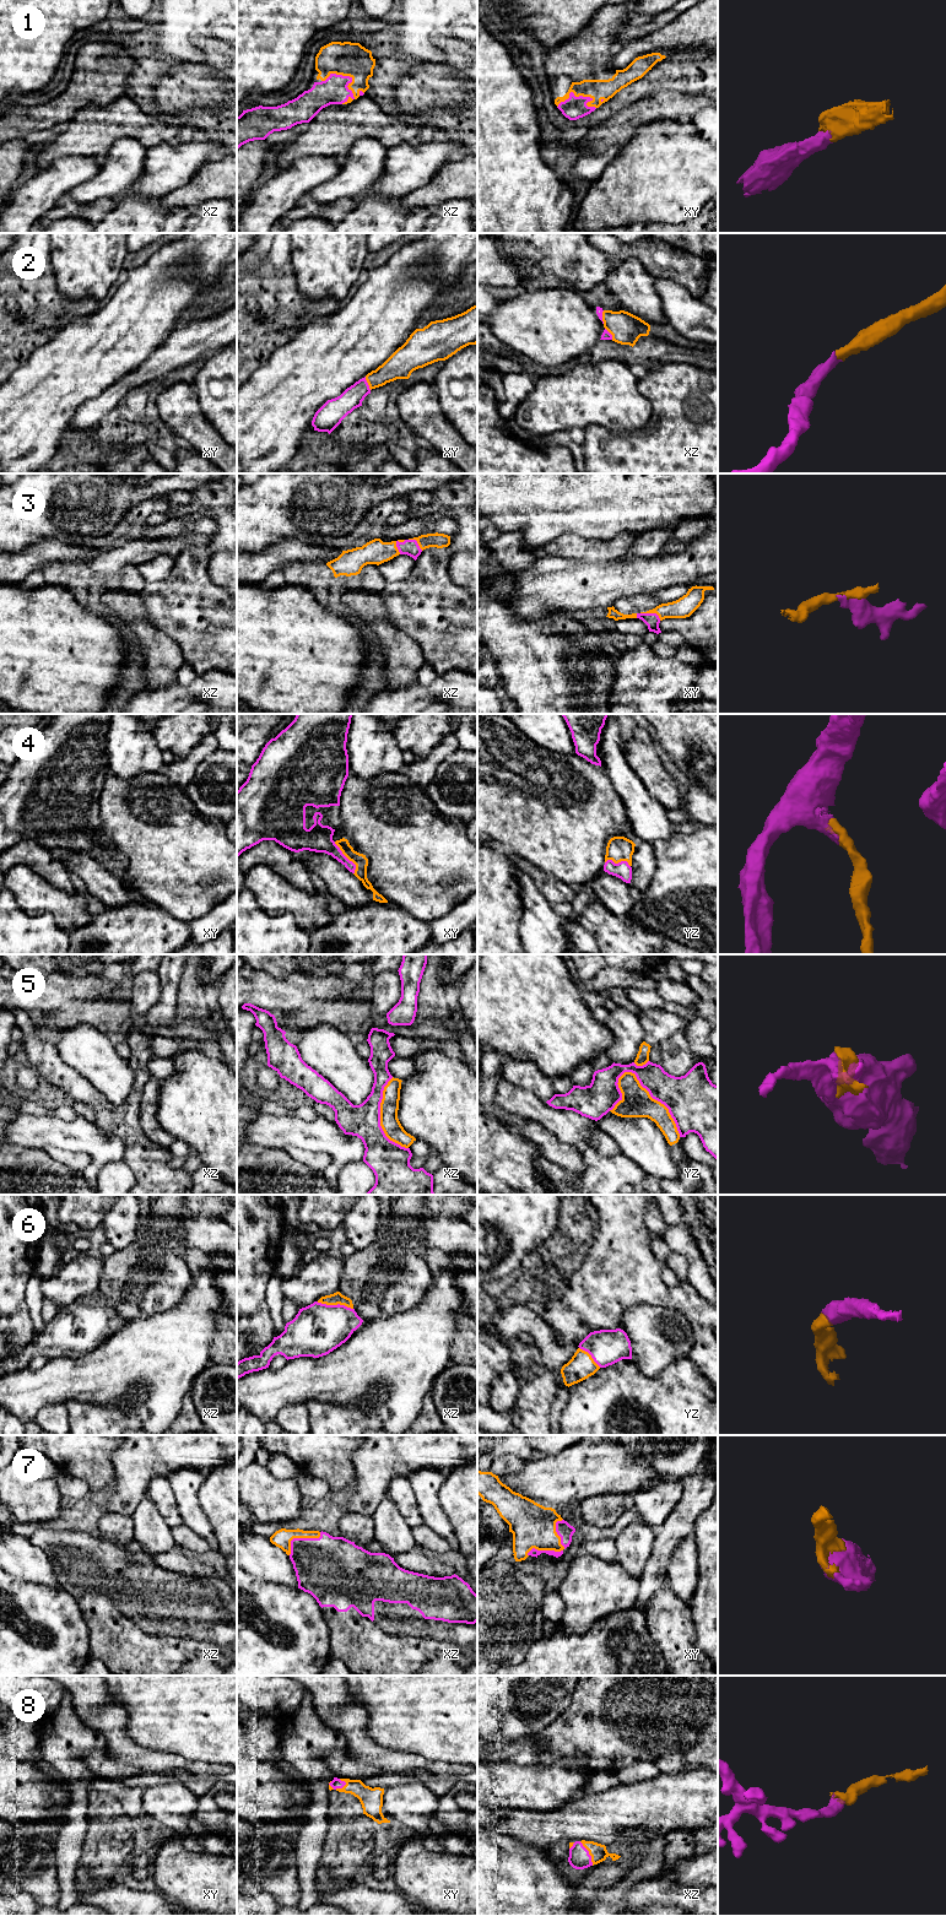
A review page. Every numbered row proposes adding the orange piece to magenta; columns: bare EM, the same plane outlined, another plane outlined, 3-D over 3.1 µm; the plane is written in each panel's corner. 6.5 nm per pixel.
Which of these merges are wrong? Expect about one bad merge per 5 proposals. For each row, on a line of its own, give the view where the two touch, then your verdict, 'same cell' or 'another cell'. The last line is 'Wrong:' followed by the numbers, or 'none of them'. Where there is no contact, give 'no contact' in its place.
1: contact in xz; same cell
2: contact in xy; same cell
3: contact in xy; same cell
4: contact in xy; same cell
5: contact in yz; another cell
6: contact in xz; same cell
7: contact in xy; same cell
8: contact in xy; same cell
Wrong: 5

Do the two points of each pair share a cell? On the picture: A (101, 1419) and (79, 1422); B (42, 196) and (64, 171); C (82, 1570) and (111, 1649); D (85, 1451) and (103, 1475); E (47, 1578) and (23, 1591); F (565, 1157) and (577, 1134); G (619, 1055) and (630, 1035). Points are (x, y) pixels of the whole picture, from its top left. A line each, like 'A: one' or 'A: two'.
A: one
B: one
C: one
D: one
E: two
F: two
G: one

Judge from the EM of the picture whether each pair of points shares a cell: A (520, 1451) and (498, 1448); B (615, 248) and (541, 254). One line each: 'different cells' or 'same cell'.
A: same cell
B: different cells

